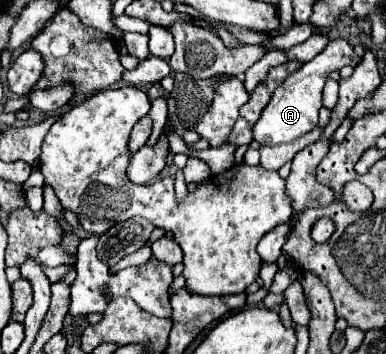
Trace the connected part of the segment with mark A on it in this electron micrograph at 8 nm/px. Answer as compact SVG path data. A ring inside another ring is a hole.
M334 39L328 47L316 55L312 61L304 63L296 73L286 77L286 81L274 91L270 103L262 111L254 125L254 141L264 147L274 147L280 143L292 143L312 131L318 125L318 111L322 107L322 87L332 71L340 71L346 65L358 65L352 45L346 39Z

